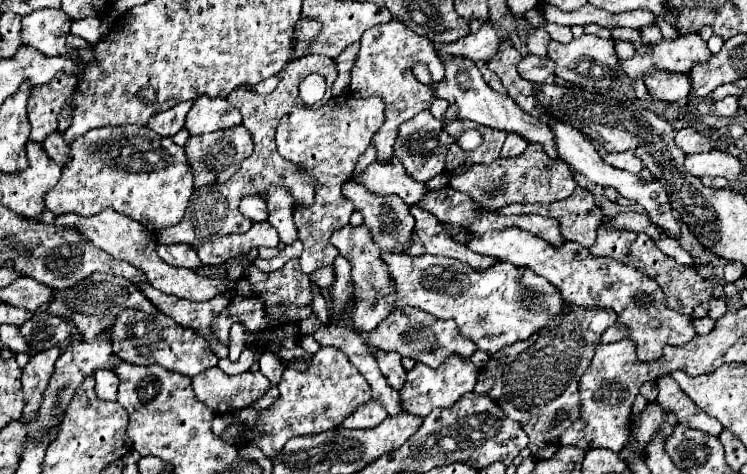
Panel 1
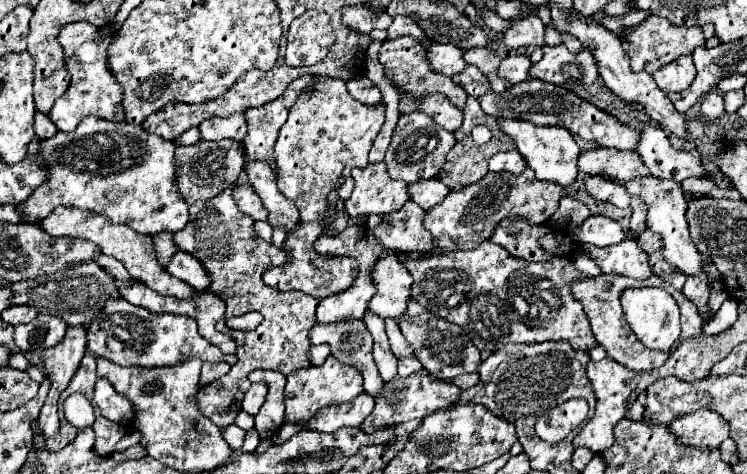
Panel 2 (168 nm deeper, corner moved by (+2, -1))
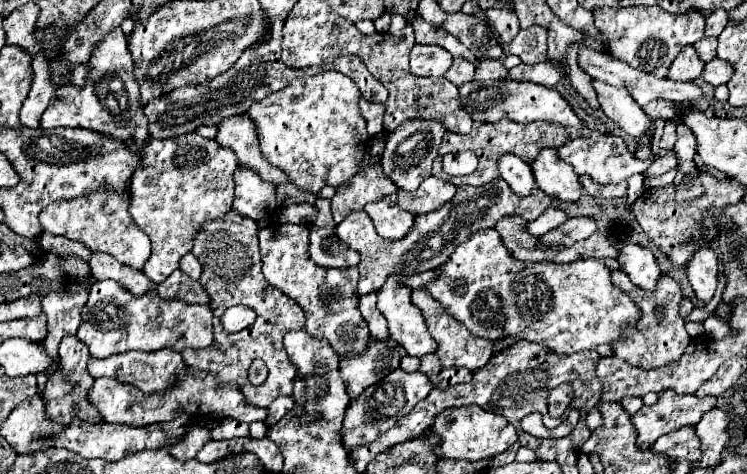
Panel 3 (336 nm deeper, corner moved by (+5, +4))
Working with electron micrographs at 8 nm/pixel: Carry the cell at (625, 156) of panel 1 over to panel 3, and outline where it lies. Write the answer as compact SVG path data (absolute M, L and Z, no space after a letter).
M600 134L600 136L594 136L594 138L592 136L584 136L584 138L570 140L568 144L558 148L558 156L560 156L560 160L568 162L578 176L588 174L592 180L596 180L600 184L624 182L630 176L644 172L652 164L650 160L644 160L644 162L636 160L632 156L632 152L626 148L624 140L618 138L618 136L610 136L610 134Z

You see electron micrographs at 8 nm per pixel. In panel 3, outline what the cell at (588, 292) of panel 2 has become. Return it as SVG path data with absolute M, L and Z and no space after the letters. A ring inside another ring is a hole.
M616 270L616 272L612 272L612 282L618 288L624 288L624 292L628 292L628 296L632 296L632 300L636 300L636 304L640 304L640 308L642 308L642 320L636 326L636 332L632 332L632 336L624 336L624 340L618 340L616 344L612 344L614 354L642 370L652 370L652 368L660 368L664 364L676 362L686 352L686 346L690 342L690 336L684 328L684 320L678 314L682 292L680 292L680 286L676 284L676 280L668 280L668 276L662 276L656 292L644 292L642 288L636 288L622 270ZM656 308L662 310L662 316L656 316Z

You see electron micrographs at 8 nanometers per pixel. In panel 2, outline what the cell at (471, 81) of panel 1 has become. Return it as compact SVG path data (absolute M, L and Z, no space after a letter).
M497 119L499 129L509 135L517 143L517 151L525 157L527 165L535 171L535 177L541 181L559 183L563 187L571 185L577 177L577 159L581 155L573 135L563 127L539 127L531 121L519 121L519 119Z

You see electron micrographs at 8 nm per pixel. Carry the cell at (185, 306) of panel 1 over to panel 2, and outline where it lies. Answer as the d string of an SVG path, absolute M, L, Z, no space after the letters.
M103 255L103 257L99 257L99 261L97 261L103 269L107 269L115 279L119 279L119 281L135 281L131 275L129 275L129 271L121 265L121 261L117 261L117 259L113 259L113 257L107 257L107 255Z

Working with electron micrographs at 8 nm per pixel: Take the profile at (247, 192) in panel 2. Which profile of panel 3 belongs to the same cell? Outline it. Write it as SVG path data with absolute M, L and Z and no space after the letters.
M240 166L234 176L236 196L232 210L256 222L268 218L276 210L276 184L266 182L252 168Z

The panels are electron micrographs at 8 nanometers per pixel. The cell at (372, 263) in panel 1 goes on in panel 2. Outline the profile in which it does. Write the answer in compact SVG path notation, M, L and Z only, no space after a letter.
M383 253L373 269L369 271L377 293L371 297L367 311L379 317L401 317L403 309L407 309L409 301L409 289L411 289L411 275L403 265L399 265L399 259L395 253Z

